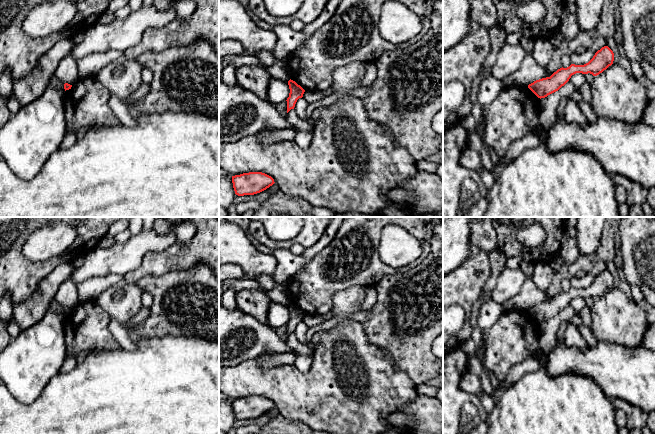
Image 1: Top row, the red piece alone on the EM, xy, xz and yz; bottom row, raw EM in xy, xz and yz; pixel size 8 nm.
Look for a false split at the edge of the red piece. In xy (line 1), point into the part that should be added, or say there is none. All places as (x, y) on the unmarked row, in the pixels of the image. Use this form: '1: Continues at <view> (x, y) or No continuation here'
1: No continuation here

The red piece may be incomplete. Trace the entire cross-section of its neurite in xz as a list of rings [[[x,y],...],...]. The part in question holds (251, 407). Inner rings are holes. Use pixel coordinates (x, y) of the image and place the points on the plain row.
[[[249,396],[232,400],[235,418],[238,420],[260,417],[275,406],[274,403],[262,396]]]

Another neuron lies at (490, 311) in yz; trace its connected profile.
[[[486,298],[480,308],[477,319],[478,326],[482,330],[489,329],[497,322],[504,311],[505,309],[501,304],[495,303],[491,298]]]

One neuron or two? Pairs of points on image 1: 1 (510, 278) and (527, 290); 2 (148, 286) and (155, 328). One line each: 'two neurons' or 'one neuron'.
1: two neurons
2: one neuron

